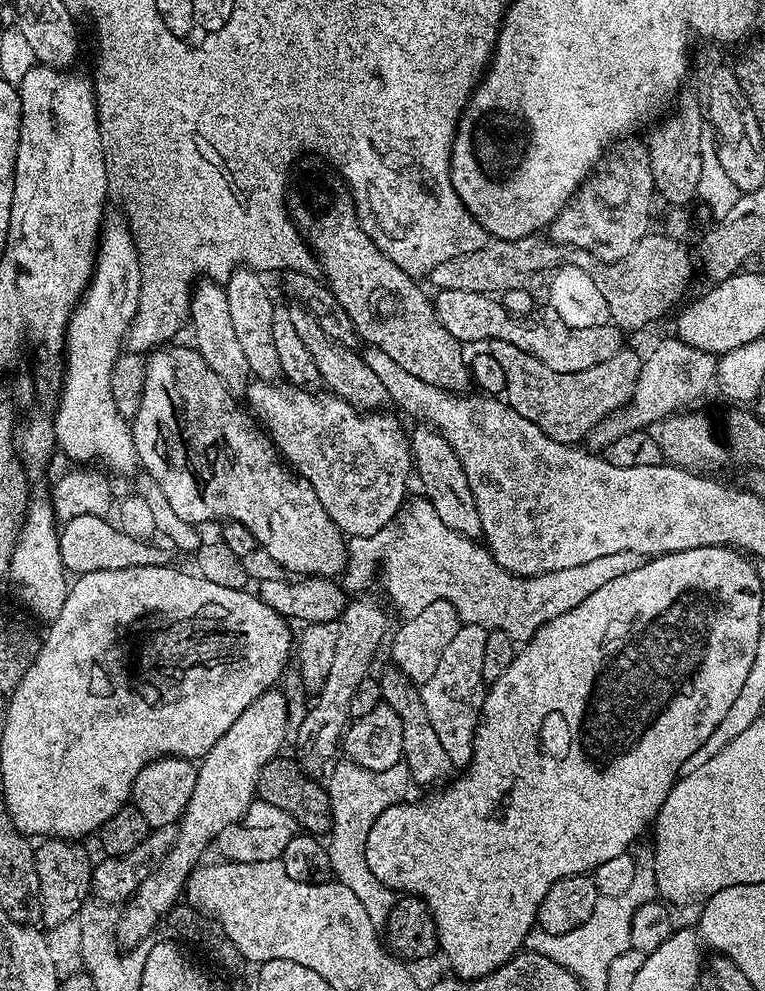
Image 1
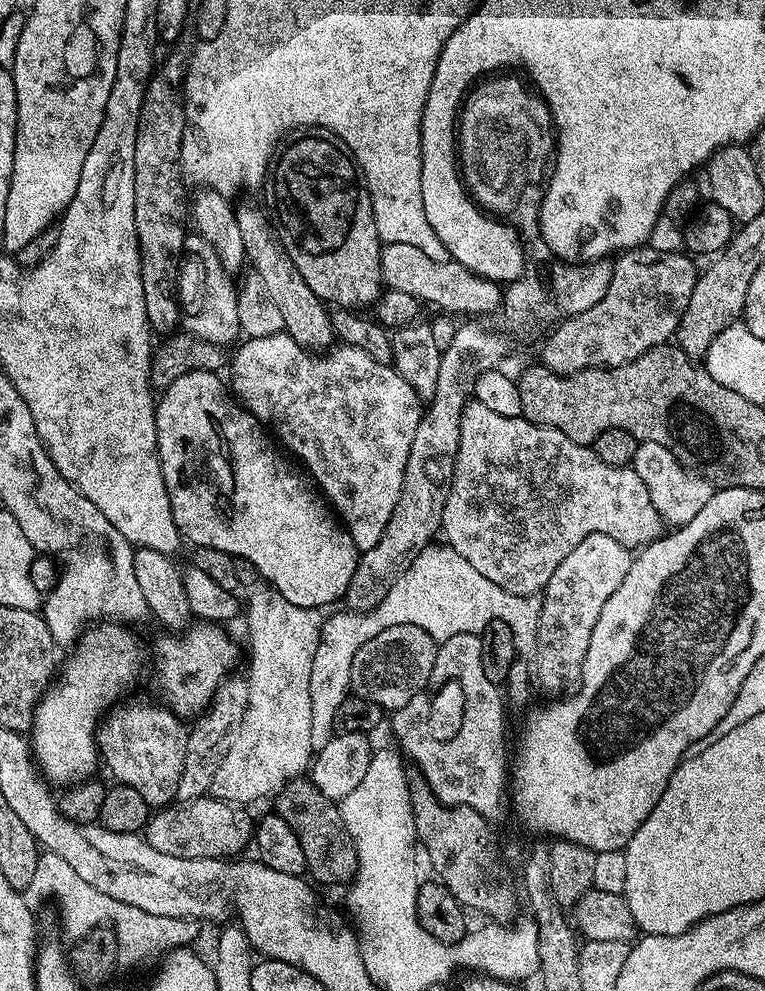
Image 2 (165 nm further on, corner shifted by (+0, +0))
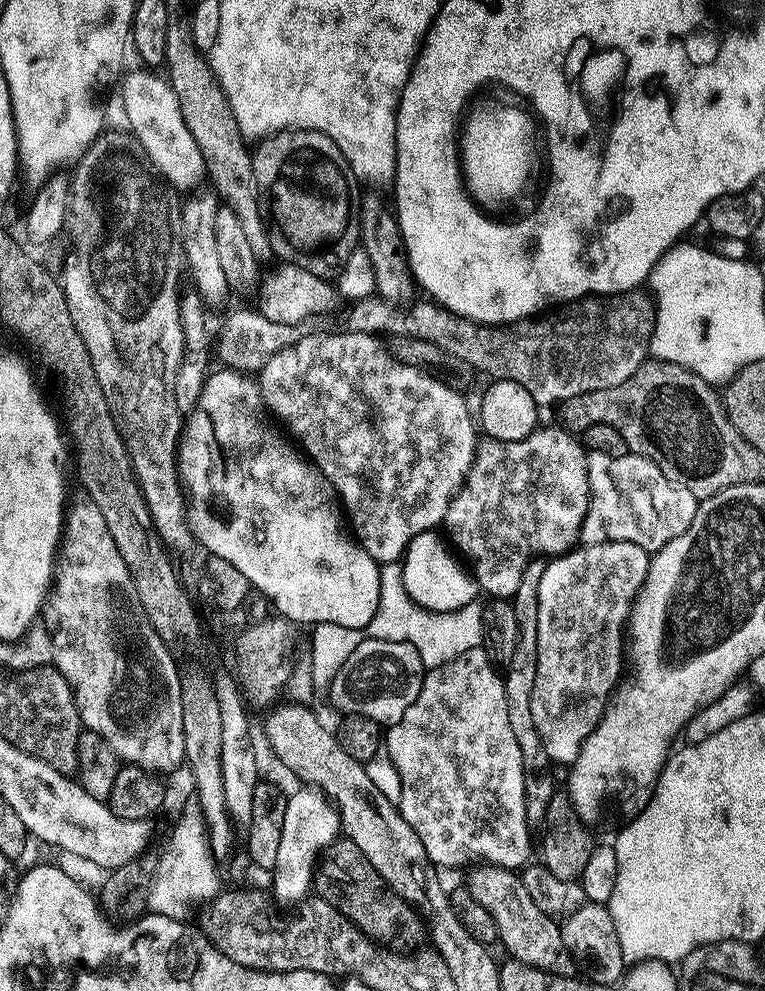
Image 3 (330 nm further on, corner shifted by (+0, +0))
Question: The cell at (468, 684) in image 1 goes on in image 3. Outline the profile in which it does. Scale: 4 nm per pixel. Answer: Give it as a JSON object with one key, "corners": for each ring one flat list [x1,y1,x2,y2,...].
{"corners":[[483,647,466,650,466,654,458,654,458,658,431,669,425,675,422,690,410,706,410,710,406,710,406,714,402,714,402,722,393,724,387,729,386,755,394,762,394,770,398,770,398,778,402,782,402,794,398,801,402,818,406,818,406,822,410,822,414,834,418,834,418,839,422,841,422,847,426,849,426,854,431,858,433,865,439,866,441,869,443,869,442,867,448,868,451,864,458,863,460,856,466,855,467,852,482,856,480,858,483,861,496,864,500,868,520,870,520,867,523,869,529,863,528,855,532,852,532,840,528,837,530,809,524,801,522,753,518,748,513,731,510,730,509,715,506,710,506,690,501,673]]}

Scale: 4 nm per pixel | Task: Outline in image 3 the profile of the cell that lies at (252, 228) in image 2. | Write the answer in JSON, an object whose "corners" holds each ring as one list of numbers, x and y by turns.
{"corners":[[176,30,169,31,164,58,166,69,168,68,166,74,176,92,182,118,190,134,194,134,194,142,198,142,198,150,202,150,204,171,210,184,212,180,216,187,215,195,226,207,234,210,234,214,238,214,238,222,246,233,250,250,254,250,254,258,267,262,274,256,274,245,268,236,266,217,261,209,260,195,254,182,252,152,234,118,234,110,212,72,211,63,187,35,179,36]]}

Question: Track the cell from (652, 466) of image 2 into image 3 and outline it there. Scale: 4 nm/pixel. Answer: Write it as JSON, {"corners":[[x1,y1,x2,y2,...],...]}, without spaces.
{"corners":[[588,452,588,488,590,491,590,501,588,514,584,519,584,524,580,528,581,545,585,544,605,544,613,540,614,542,634,542,634,546,642,546,650,554,662,550,666,542,678,538,694,522,694,514,698,507,698,498,690,494,682,486,670,482,662,470,653,460,648,460,645,456,629,454,627,456,611,456,610,454,598,454]]}

